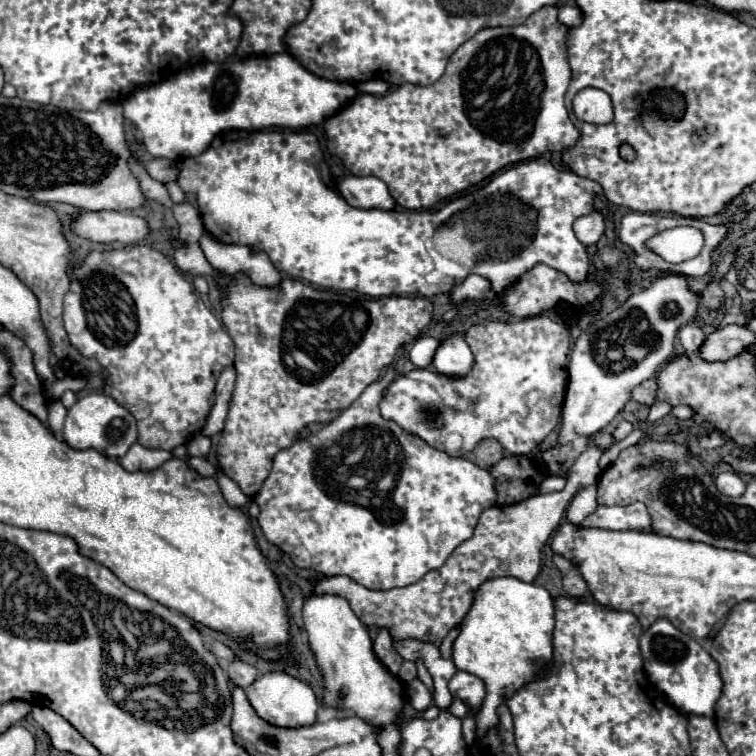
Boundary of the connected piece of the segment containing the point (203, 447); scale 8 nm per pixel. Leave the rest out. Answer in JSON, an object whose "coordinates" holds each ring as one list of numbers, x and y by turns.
{"coordinates":[[201,433,193,435,191,441,187,443,187,455,191,457,207,457,209,449,211,449,211,441]]}

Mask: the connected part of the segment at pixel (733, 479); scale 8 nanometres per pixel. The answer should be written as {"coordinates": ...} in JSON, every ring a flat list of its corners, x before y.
{"coordinates":[[733,471,719,473,715,479,715,485,727,497,741,497,745,493,745,481]]}

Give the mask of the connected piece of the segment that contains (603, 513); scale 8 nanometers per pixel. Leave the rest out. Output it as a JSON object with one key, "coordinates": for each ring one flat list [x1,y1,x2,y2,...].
{"coordinates":[[641,501,615,507,597,507,591,515,587,515,579,523,579,527,581,529,597,527,607,531,643,531,643,533,653,531,647,507]]}

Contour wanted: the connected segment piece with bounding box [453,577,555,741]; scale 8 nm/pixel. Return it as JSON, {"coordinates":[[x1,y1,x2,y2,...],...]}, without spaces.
{"coordinates":[[513,577,489,579,477,591,469,615,461,621,461,633,453,643,453,663,485,681,487,697,477,715,477,741,499,723,497,707,523,685,535,681,553,667,555,605,545,587]]}

